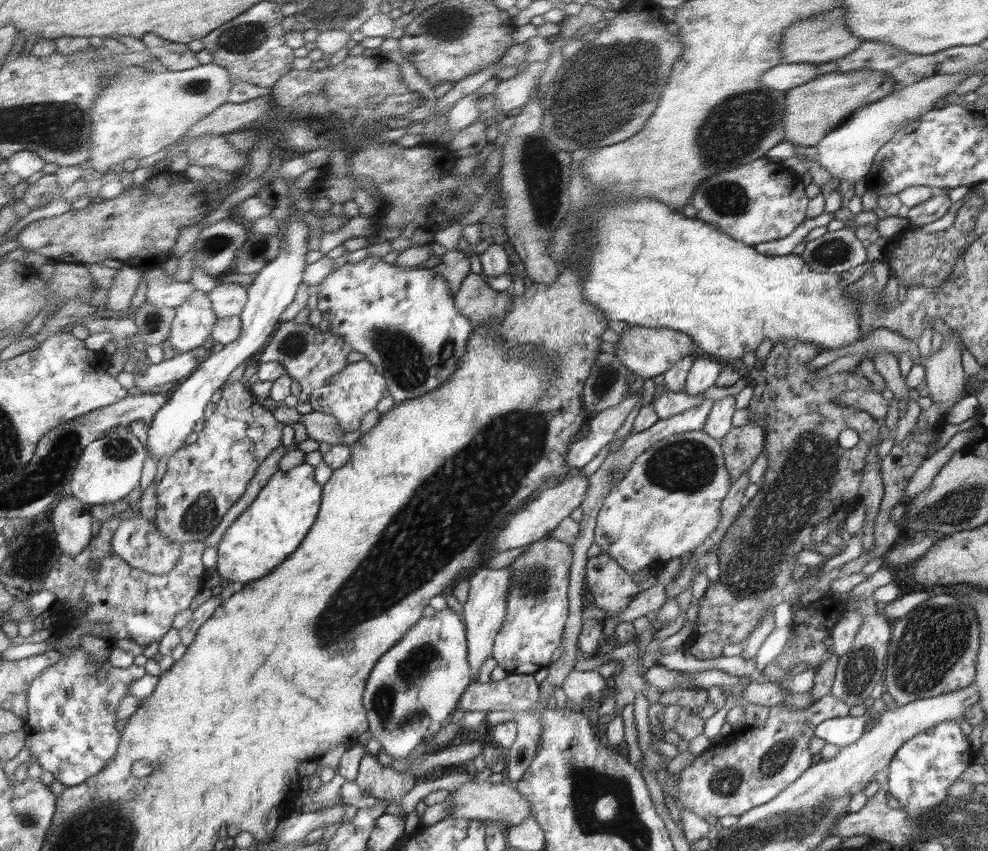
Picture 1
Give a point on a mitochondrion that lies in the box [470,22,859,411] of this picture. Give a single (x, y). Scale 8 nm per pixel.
(582, 111)

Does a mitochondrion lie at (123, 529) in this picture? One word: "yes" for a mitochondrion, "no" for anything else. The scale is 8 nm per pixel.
no

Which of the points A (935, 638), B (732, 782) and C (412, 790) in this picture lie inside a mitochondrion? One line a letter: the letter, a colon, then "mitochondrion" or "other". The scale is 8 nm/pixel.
A: mitochondrion
B: mitochondrion
C: other

